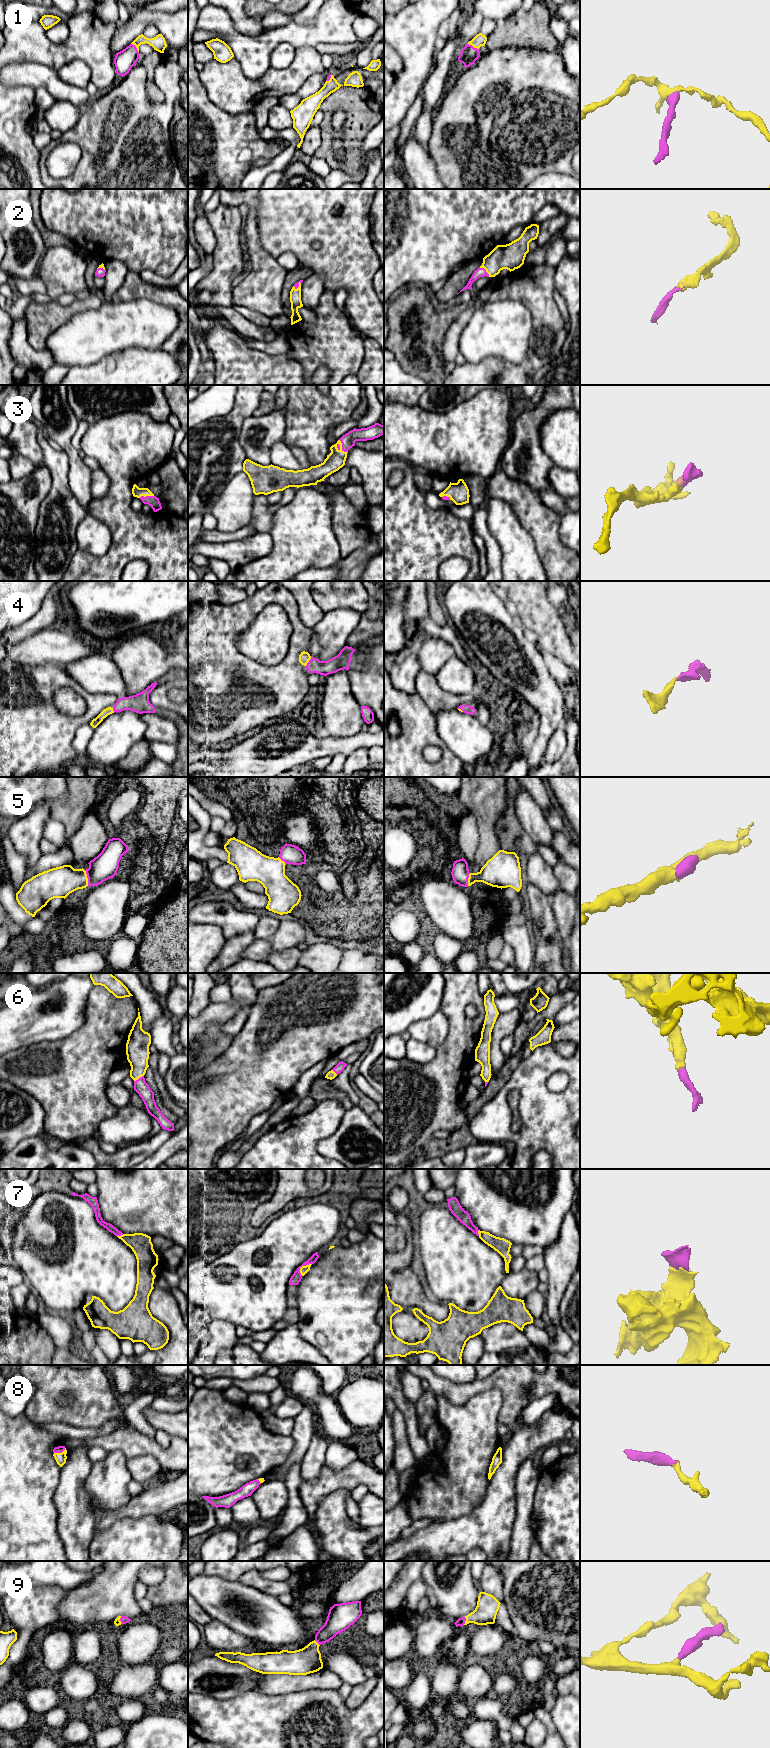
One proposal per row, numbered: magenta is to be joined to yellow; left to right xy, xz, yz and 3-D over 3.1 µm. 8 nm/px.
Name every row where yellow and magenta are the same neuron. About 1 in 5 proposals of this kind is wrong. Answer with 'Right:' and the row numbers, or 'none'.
Right: 1, 2, 3, 4, 5, 6, 7, 8, 9

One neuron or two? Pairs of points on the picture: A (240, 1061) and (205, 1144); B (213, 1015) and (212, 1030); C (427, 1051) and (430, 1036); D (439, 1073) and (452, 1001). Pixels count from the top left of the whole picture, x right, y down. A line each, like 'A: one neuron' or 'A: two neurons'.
A: one neuron
B: two neurons
C: two neurons
D: one neuron

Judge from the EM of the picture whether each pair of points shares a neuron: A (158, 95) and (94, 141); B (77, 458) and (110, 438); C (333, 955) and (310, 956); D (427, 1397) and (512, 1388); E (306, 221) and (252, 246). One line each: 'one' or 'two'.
A: two
B: two
C: one
D: two
E: two

